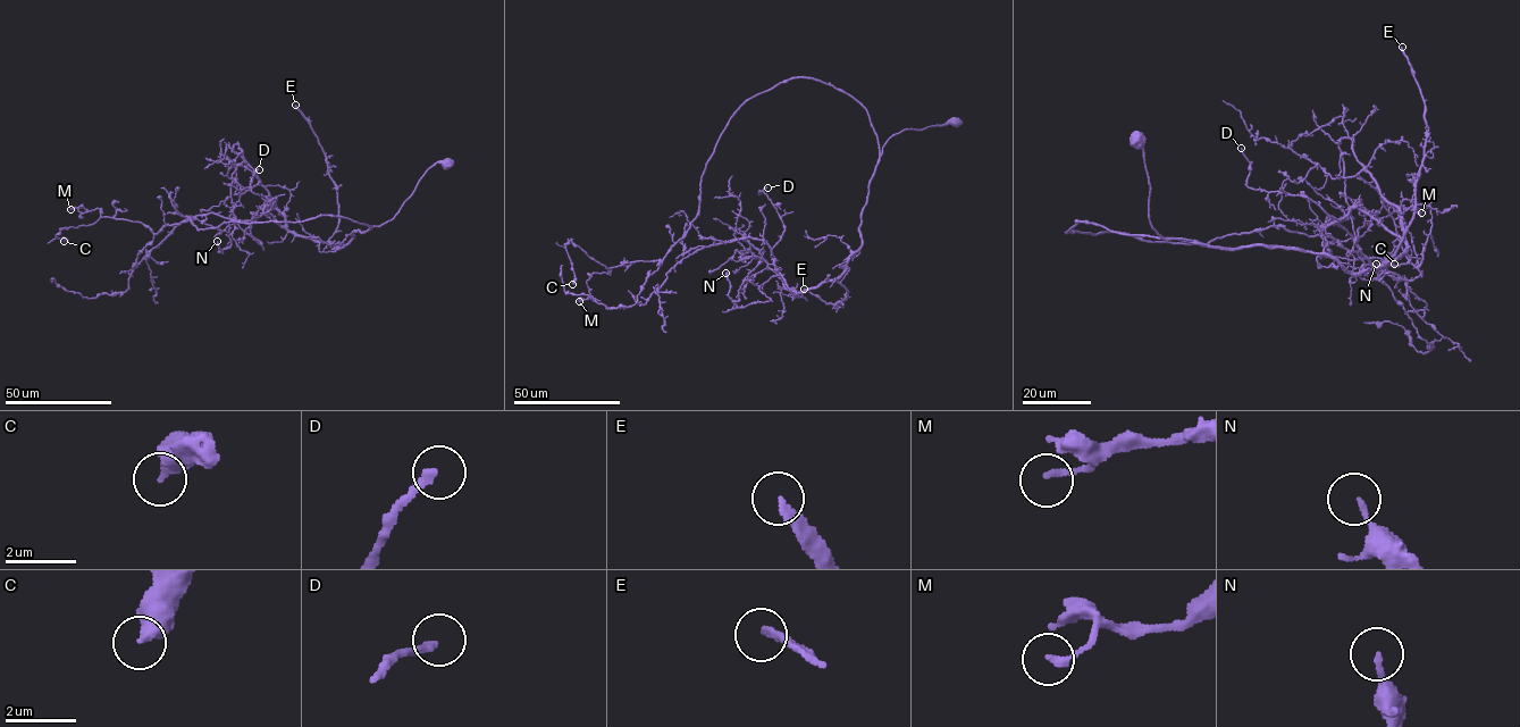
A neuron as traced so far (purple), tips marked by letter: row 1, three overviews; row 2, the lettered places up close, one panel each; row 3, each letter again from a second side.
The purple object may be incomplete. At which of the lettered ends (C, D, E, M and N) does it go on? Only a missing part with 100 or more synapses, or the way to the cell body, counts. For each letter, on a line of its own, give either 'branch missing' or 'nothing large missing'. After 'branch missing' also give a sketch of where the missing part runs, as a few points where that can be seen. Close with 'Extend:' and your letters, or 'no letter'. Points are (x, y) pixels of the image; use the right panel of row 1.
C: nothing large missing
D: nothing large missing
E: branch missing
M: nothing large missing
N: nothing large missing
Extend: E

